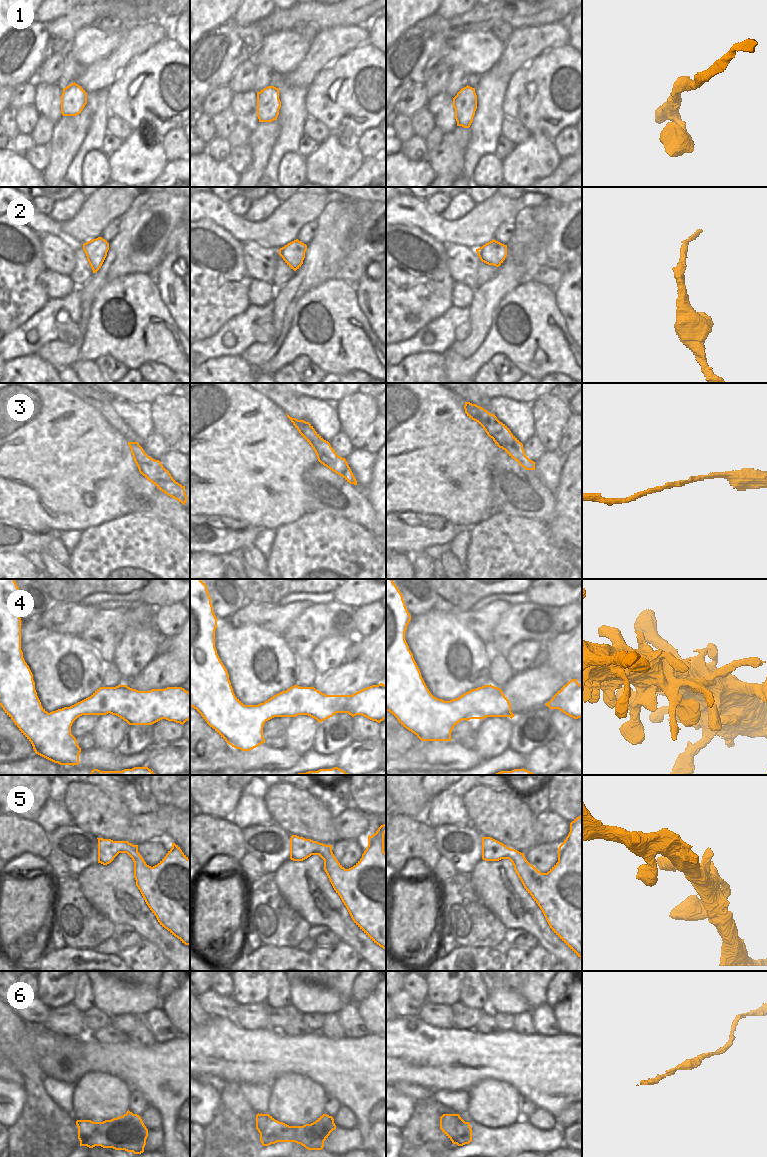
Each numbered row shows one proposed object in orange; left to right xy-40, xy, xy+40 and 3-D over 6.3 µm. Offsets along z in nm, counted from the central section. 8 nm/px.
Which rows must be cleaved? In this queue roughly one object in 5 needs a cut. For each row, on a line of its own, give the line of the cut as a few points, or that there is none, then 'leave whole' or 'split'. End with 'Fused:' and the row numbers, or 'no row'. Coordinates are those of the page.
1: no cut | leave whole
2: no cut | leave whole
3: no cut | leave whole
4: no cut | leave whole
5: no cut | leave whole
6: no cut | leave whole
Fused: no row

